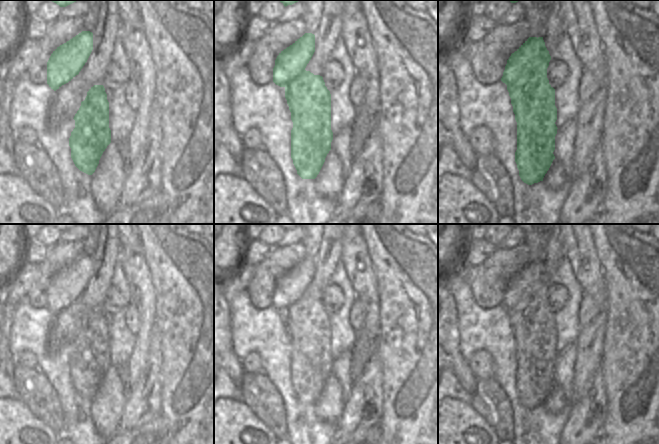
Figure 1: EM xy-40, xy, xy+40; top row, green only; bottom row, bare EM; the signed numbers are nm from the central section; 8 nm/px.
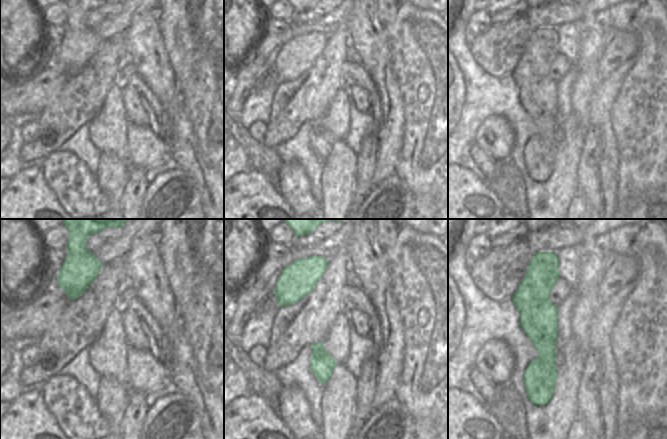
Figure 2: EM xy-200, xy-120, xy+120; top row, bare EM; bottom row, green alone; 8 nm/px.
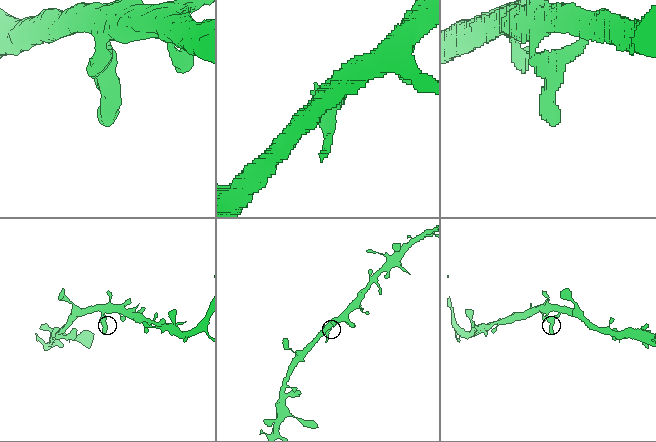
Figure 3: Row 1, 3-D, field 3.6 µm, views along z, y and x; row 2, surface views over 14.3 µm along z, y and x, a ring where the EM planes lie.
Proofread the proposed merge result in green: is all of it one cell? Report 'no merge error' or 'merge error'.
merge error

